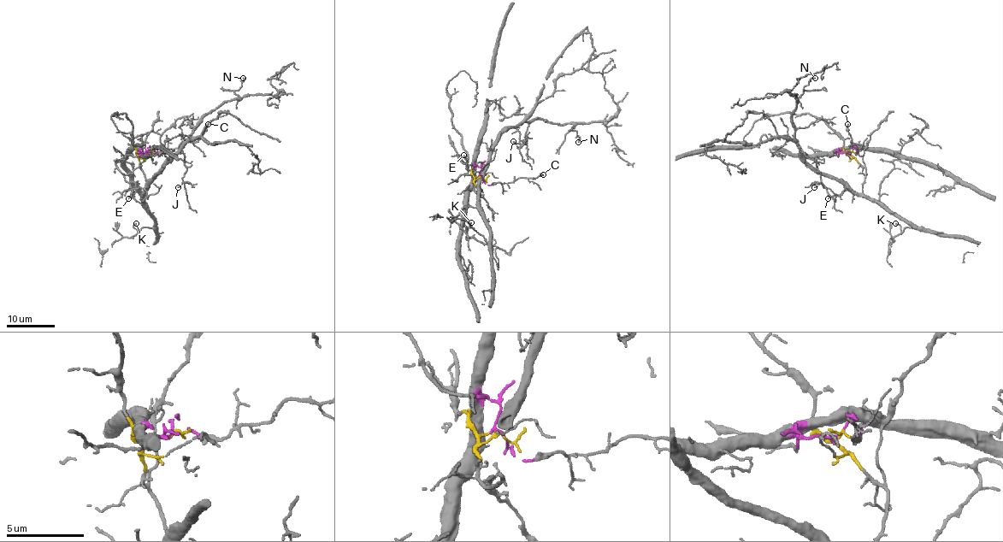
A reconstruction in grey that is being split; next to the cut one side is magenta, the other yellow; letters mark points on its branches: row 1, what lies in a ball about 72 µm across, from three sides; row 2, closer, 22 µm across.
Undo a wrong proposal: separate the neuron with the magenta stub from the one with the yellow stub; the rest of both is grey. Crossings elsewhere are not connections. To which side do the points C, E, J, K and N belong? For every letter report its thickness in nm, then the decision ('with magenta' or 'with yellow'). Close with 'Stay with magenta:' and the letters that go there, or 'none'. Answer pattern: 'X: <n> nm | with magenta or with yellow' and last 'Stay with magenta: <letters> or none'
C: 160 nm | with magenta
E: 90 nm | with yellow
J: 110 nm | with yellow
K: 120 nm | with yellow
N: 180 nm | with yellow
Stay with magenta: C

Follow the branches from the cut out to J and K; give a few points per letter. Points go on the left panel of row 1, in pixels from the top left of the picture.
J: (146, 153), (138, 156), (138, 166), (146, 181), (144, 193), (180, 150), (186, 168), (177, 187)
K: (146, 153), (138, 156), (138, 166), (146, 181), (144, 205), (155, 219), (152, 226), (138, 230), (135, 223)

